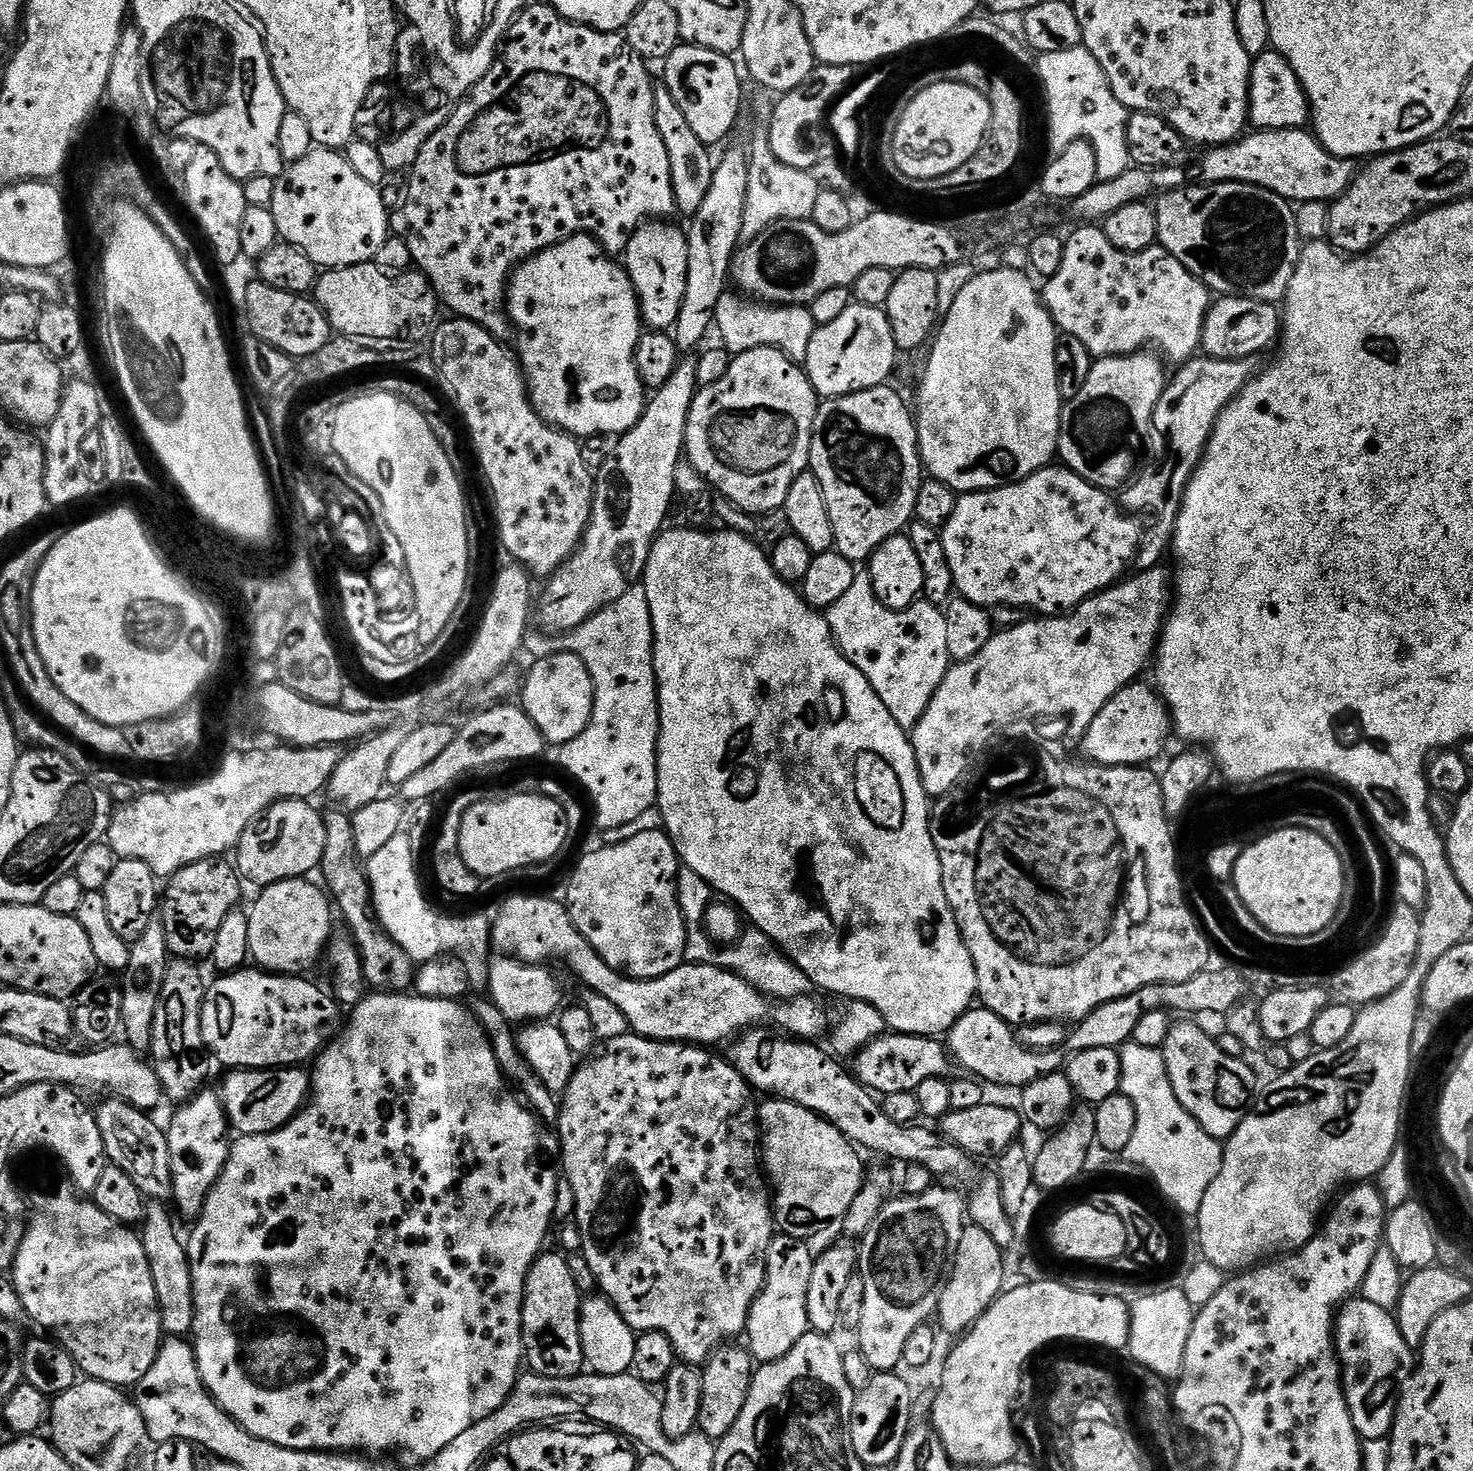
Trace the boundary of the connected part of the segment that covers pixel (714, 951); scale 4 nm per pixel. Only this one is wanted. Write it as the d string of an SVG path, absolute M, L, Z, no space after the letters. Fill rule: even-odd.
M688 872L686 880L692 884L677 883L678 902L682 906L684 921L688 927L688 941L684 951L684 959L690 964L717 964L718 967L728 972L738 974L750 986L754 986L763 996L771 998L776 1002L787 1002L796 1000L809 991L810 981L807 974L797 966L793 960L788 959L779 948L773 944L766 934L762 934L757 928L749 927L741 931L740 939L734 944L724 947L717 945L708 937L704 931L704 915L709 904L713 903L714 893L712 887L698 874Z

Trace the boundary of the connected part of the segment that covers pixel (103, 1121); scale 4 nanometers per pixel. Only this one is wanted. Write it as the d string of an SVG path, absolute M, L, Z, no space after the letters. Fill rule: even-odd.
M111 1098L101 1099L100 1105L95 1105L96 1125L102 1134L104 1152L114 1166L126 1170L130 1174L134 1186L142 1190L146 1198L156 1202L168 1202L172 1200L172 1175L170 1174L170 1150L168 1149L168 1138L163 1127L160 1128L151 1120L147 1111L130 1106L125 1100L113 1100Z

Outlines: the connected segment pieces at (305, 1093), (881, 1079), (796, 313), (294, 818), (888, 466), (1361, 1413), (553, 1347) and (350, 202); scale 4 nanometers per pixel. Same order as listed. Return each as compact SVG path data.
M289 1066L286 1068L237 1068L227 1073L224 1085L218 1088L224 1113L233 1133L240 1136L266 1134L286 1126L299 1114L310 1095L310 1076L303 1067Z
M892 1032L872 1040L854 1057L854 1075L869 1092L881 1097L903 1092L915 1092L922 1082L947 1077L950 1053L939 1039Z
M729 290L718 302L715 331L720 331L723 347L733 354L739 354L755 348L777 348L791 360L803 362L810 350L810 338L818 325L811 311L804 306L773 306L767 302L757 302Z
M279 800L244 831L234 849L234 864L247 883L267 886L304 878L319 869L322 850L326 850L326 826L321 809L312 806L307 800Z
M888 384L825 399L816 409L808 466L822 486L822 498L826 498L826 514L830 514L830 526L834 526L835 551L853 562L871 561L878 546L891 536L901 535L916 515L922 465L916 417L909 401L907 404Z
M1353 1298L1336 1313L1336 1354L1340 1358L1344 1397L1356 1427L1356 1433L1364 1440L1383 1440L1392 1431L1396 1417L1396 1407L1400 1401L1400 1391L1414 1371L1414 1350L1406 1346L1402 1330L1398 1330L1395 1315L1389 1309L1375 1305L1361 1298Z
M559 1251L540 1253L528 1271L522 1306L523 1363L546 1378L570 1378L585 1371L579 1316L582 1293L570 1274L568 1260Z
M313 147L300 161L289 163L271 188L270 207L280 231L280 240L305 252L316 263L317 269L345 268L375 261L390 237L390 208L384 205L383 191L366 182L339 151Z

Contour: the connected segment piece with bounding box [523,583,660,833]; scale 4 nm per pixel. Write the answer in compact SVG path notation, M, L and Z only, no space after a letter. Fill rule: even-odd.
M643 583L632 585L630 590L626 590L626 594L622 594L622 598L618 598L613 604L607 604L601 612L595 612L589 620L582 622L582 626L578 626L572 632L563 634L549 634L543 630L525 632L523 651L525 653L529 652L529 657L532 658L569 652L578 658L582 658L582 662L586 662L586 670L590 670L590 678L594 682L594 710L590 718L590 726L586 726L586 730L582 730L582 734L578 734L578 738L574 738L574 742L559 745L558 752L560 752L561 766L592 795L592 804L596 807L596 824L599 831L603 833L618 830L620 827L626 826L627 823L641 817L646 810L657 807L658 766L656 765L656 747L658 746L658 734L660 733L660 699L656 693L656 671L652 665L652 615L650 614L650 602L646 602L646 590Z

